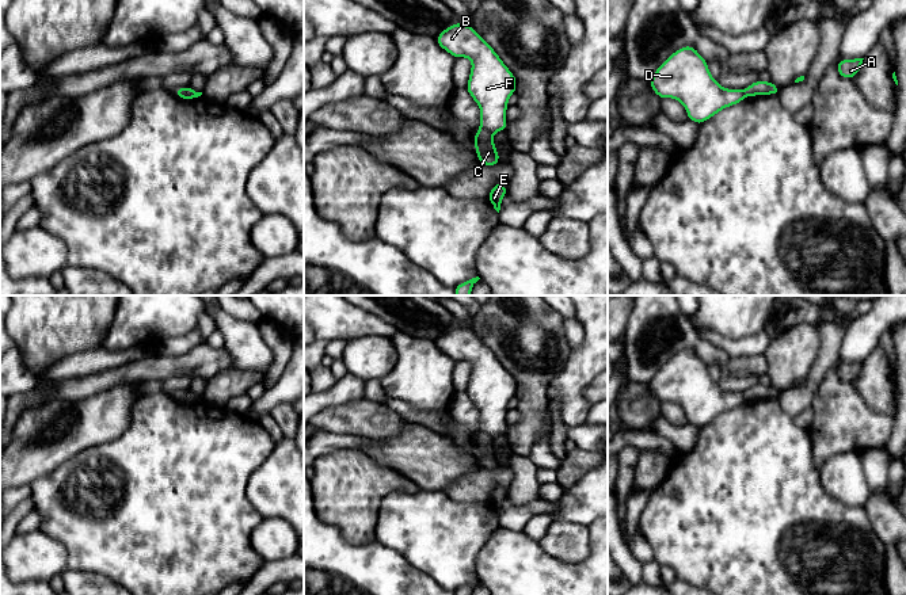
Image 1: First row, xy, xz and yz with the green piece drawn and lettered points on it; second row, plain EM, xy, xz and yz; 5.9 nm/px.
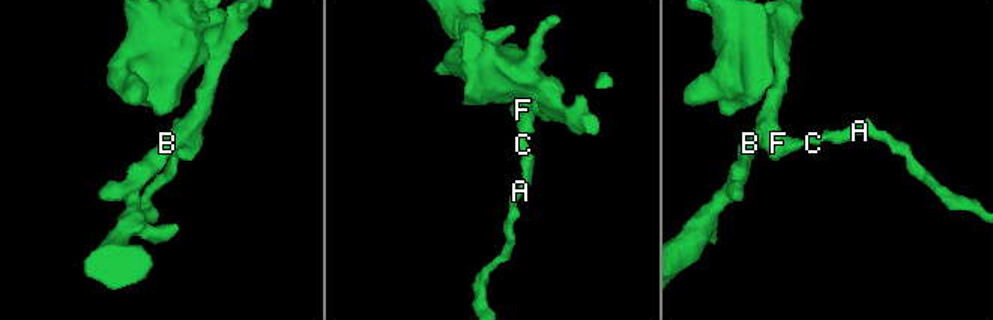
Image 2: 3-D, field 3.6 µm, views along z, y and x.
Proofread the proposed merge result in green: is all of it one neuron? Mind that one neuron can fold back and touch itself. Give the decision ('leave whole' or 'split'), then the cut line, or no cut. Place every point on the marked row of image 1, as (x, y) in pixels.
split; cut in xz along (480, 129), (491, 134)

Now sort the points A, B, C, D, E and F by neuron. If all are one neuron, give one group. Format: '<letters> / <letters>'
A C E / B D F

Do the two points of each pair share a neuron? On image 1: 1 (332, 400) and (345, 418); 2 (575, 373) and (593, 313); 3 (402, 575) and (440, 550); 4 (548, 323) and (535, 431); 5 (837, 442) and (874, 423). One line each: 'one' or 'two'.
1: two
2: one
3: two
4: one
5: one

